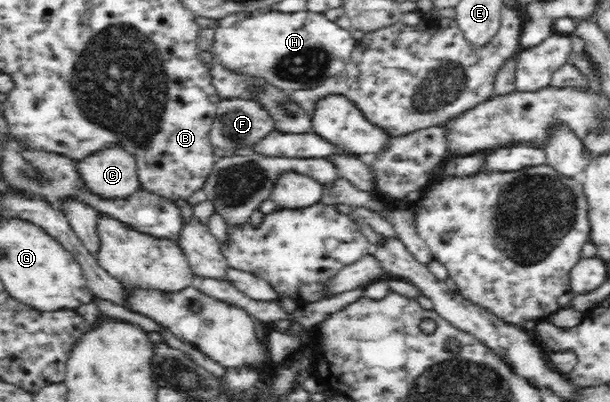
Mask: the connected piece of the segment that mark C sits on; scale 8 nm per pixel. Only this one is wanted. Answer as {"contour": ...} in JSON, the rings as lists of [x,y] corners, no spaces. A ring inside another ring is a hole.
{"contour":[[[112,148],[75,161],[83,187],[101,199],[125,199],[142,189],[133,155]]]}

